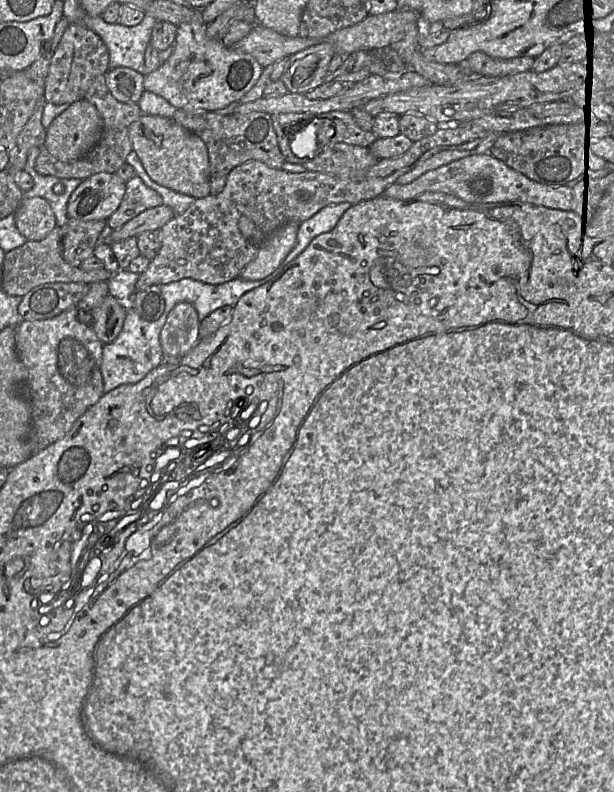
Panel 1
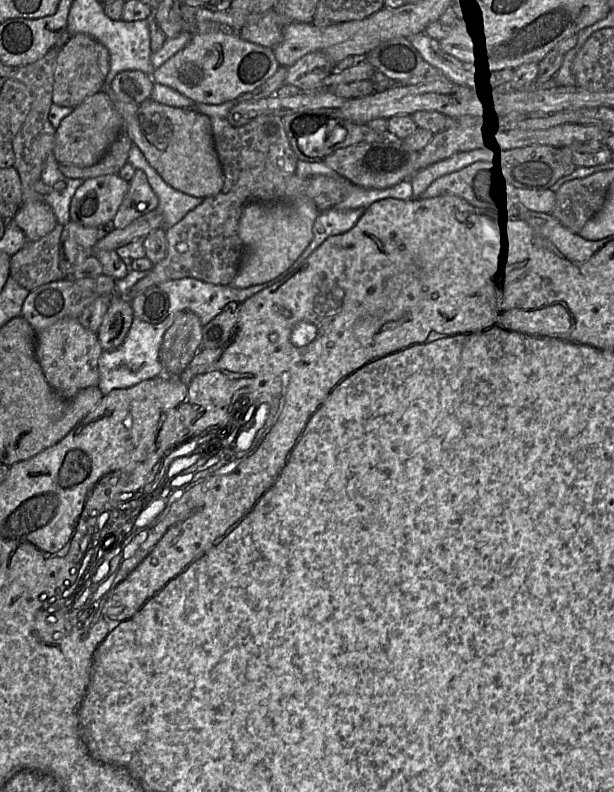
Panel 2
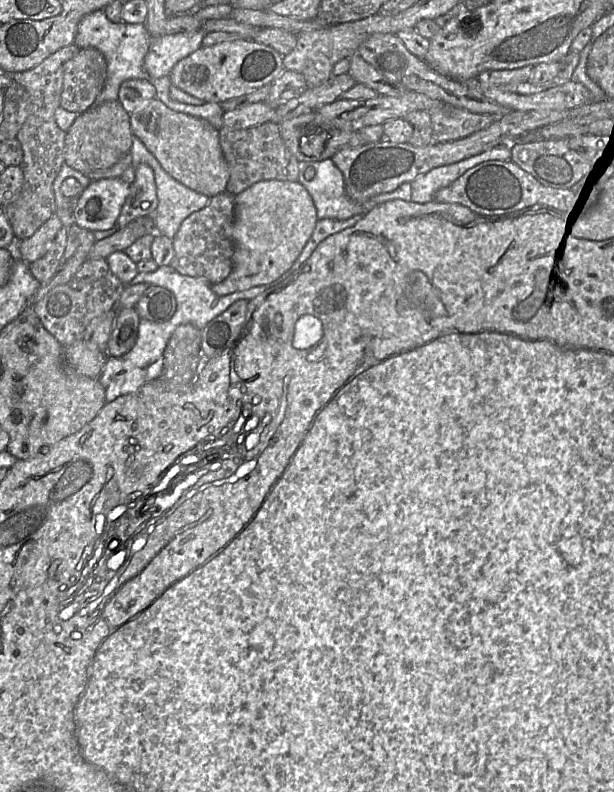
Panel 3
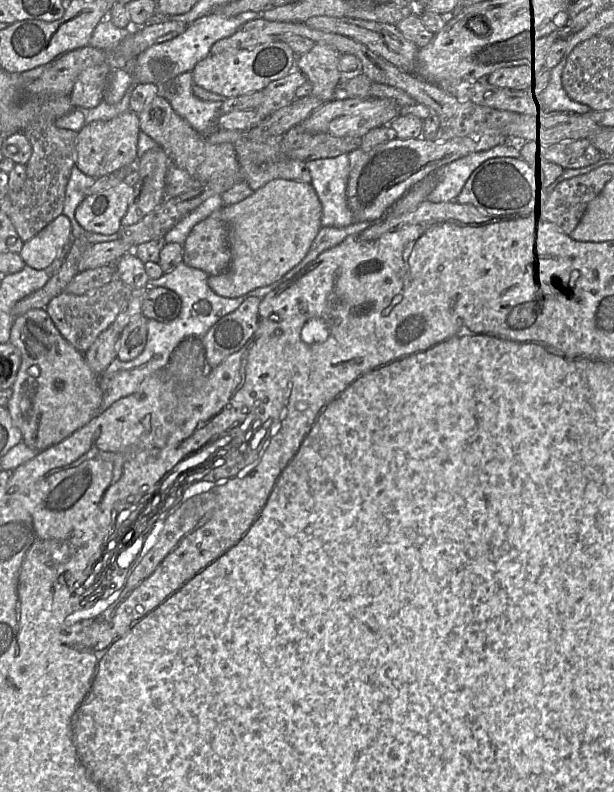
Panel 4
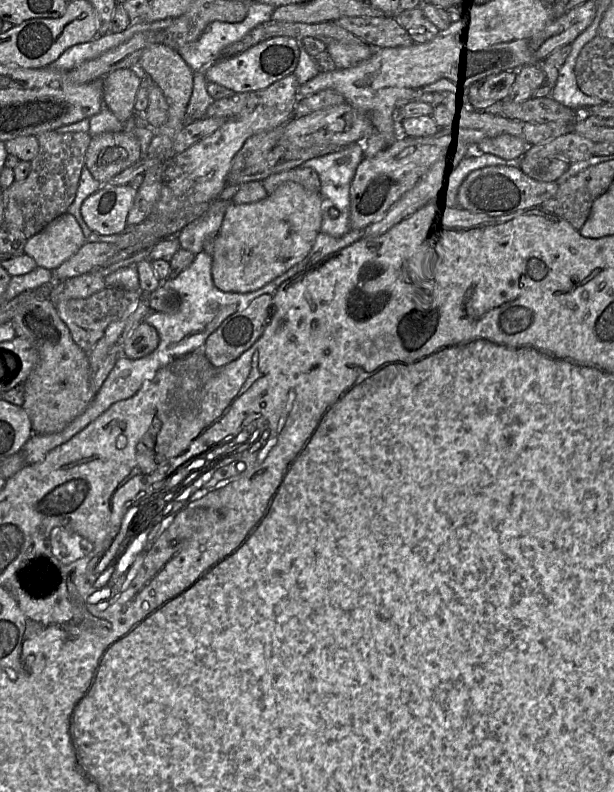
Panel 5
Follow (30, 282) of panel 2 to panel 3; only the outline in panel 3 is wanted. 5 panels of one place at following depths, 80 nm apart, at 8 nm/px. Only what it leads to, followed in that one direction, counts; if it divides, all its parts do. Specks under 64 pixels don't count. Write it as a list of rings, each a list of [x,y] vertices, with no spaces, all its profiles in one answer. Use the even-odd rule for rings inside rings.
[[[63,225],[44,256],[28,265],[30,272],[40,284],[49,282],[59,266],[67,244],[67,228]]]

